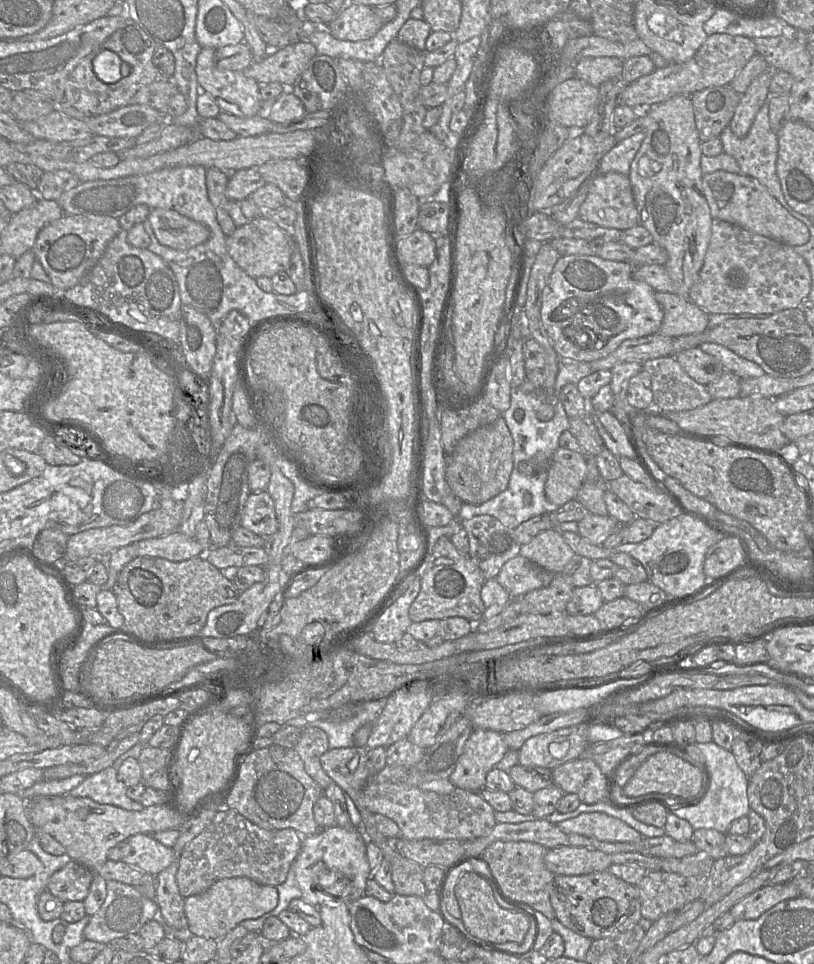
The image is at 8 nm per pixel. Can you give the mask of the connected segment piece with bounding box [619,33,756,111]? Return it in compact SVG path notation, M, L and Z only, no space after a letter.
M723 33L710 35L690 60L655 68L650 74L623 85L619 94L619 104L639 111L639 109L649 109L650 106L662 103L676 95L691 96L694 92L708 87L729 85L754 55L756 49L750 38Z

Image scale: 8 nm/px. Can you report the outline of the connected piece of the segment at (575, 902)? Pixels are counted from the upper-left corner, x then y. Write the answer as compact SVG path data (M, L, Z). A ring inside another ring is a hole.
M608 870L582 875L555 875L550 902L558 921L577 934L592 940L622 933L642 918L637 886Z

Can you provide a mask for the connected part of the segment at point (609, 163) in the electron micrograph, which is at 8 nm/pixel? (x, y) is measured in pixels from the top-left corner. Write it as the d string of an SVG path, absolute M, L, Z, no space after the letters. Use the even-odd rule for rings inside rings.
M640 132L618 142L601 158L596 173L618 172L629 177L631 163L645 136L645 132Z

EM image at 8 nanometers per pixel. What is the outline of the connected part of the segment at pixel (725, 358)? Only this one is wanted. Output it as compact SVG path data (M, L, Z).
M702 343L699 348L716 359L718 359L726 371L731 371L741 379L760 377L764 370L756 363L747 360L729 348L716 343Z

